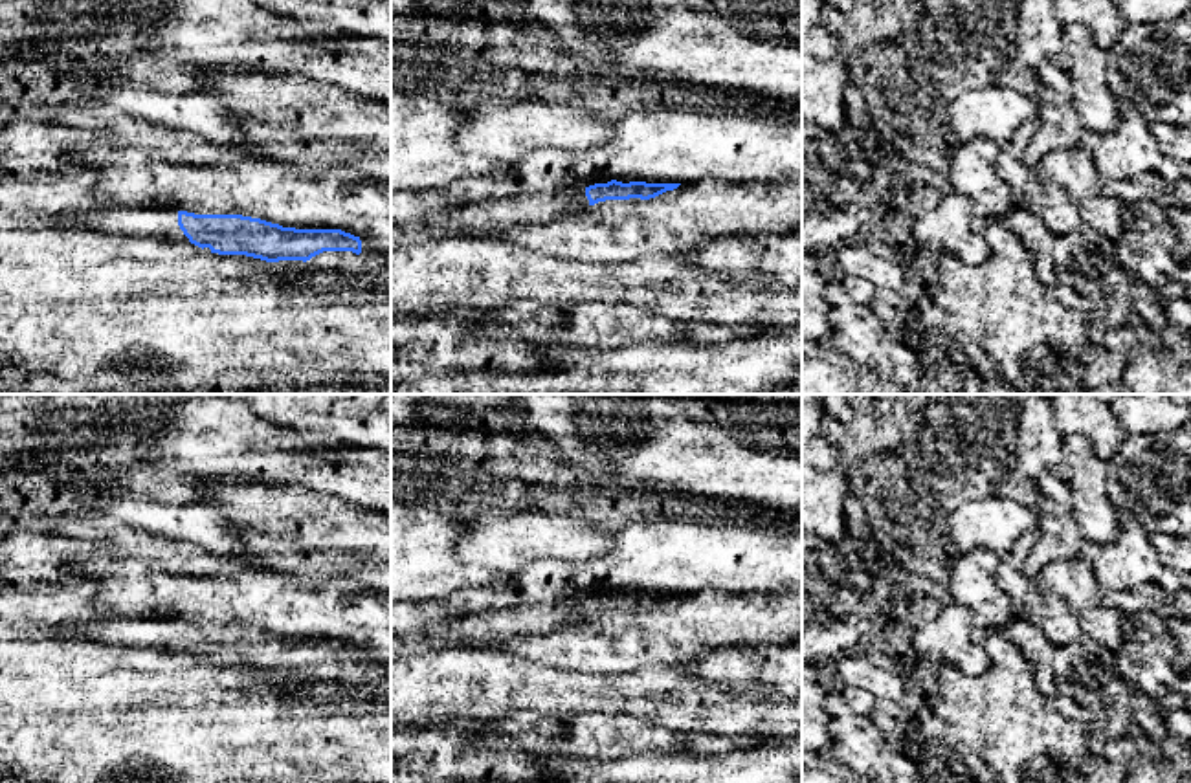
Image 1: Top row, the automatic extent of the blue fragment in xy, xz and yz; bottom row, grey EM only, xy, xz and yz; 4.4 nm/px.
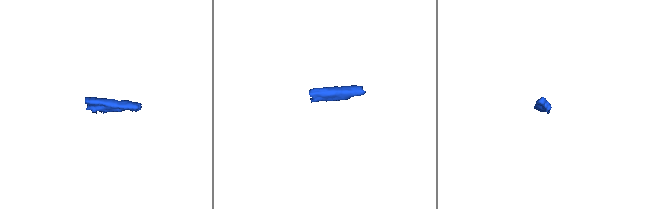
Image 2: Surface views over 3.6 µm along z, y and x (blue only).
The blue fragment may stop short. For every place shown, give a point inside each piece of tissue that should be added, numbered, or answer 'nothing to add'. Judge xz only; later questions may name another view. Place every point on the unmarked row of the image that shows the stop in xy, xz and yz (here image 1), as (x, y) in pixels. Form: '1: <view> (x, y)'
1: xz (498, 628)

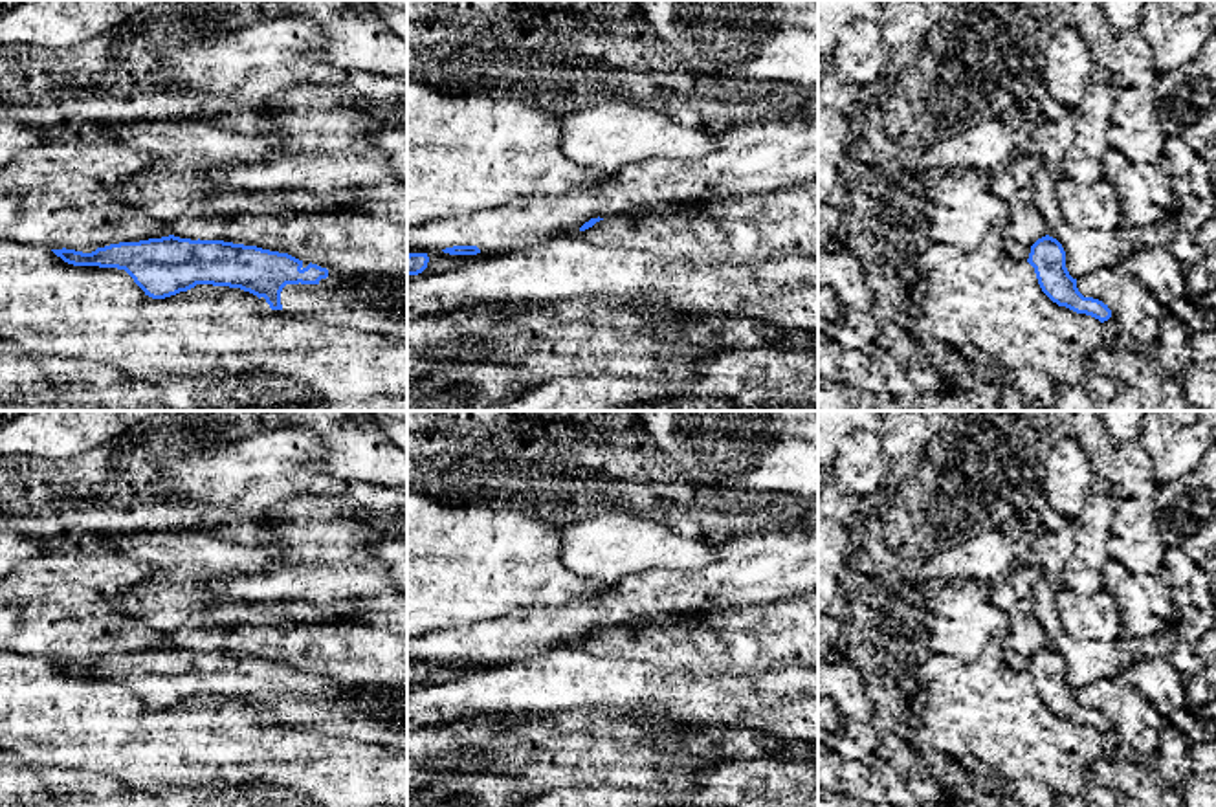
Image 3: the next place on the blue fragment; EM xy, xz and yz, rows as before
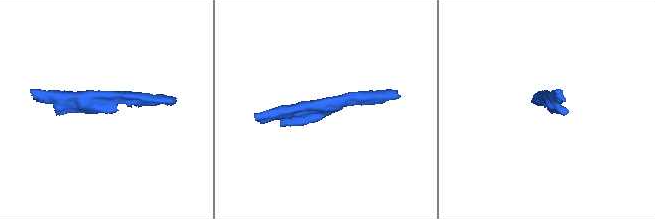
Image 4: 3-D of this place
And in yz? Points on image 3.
nothing to add

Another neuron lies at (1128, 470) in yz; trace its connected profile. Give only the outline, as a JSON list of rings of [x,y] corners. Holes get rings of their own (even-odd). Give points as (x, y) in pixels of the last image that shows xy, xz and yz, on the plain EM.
[[[1073,411],[1071,435],[1082,446],[1091,470],[1108,484],[1115,515],[1108,536],[1108,556],[1132,574],[1155,574],[1166,545],[1155,525],[1159,481],[1155,462],[1141,442],[1115,440],[1097,411]]]

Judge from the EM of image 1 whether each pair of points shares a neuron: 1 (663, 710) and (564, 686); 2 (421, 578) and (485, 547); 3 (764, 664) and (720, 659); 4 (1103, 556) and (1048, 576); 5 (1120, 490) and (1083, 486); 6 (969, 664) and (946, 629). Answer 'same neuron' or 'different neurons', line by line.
1: same neuron
2: different neurons
3: same neuron
4: different neurons
5: different neurons
6: same neuron

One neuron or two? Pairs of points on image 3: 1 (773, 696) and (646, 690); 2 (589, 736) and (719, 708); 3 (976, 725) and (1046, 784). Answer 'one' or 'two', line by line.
1: one
2: two
3: one

